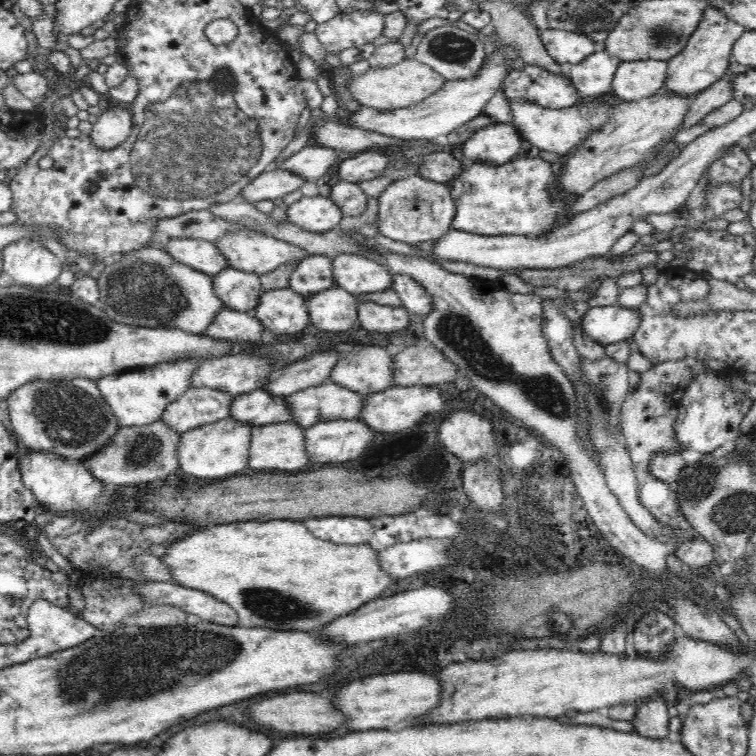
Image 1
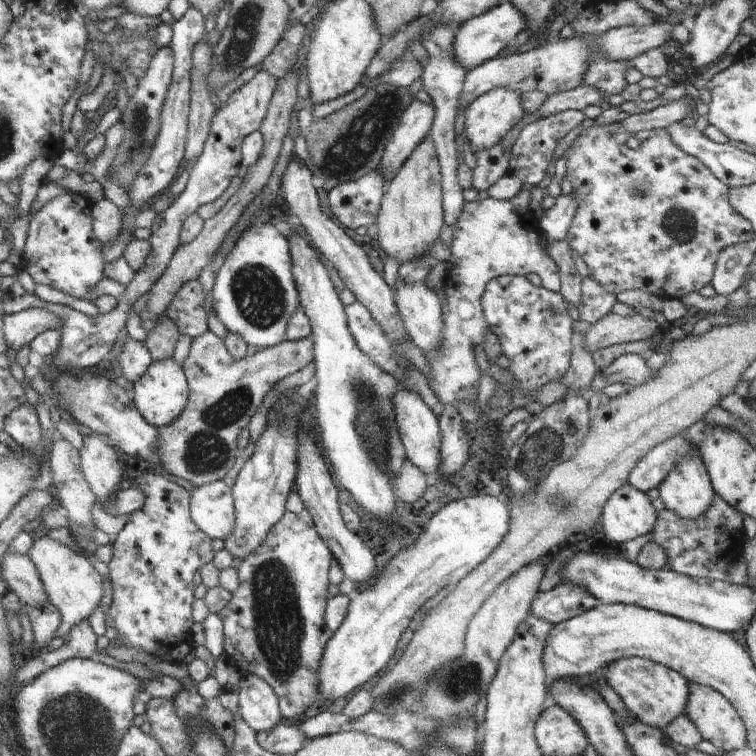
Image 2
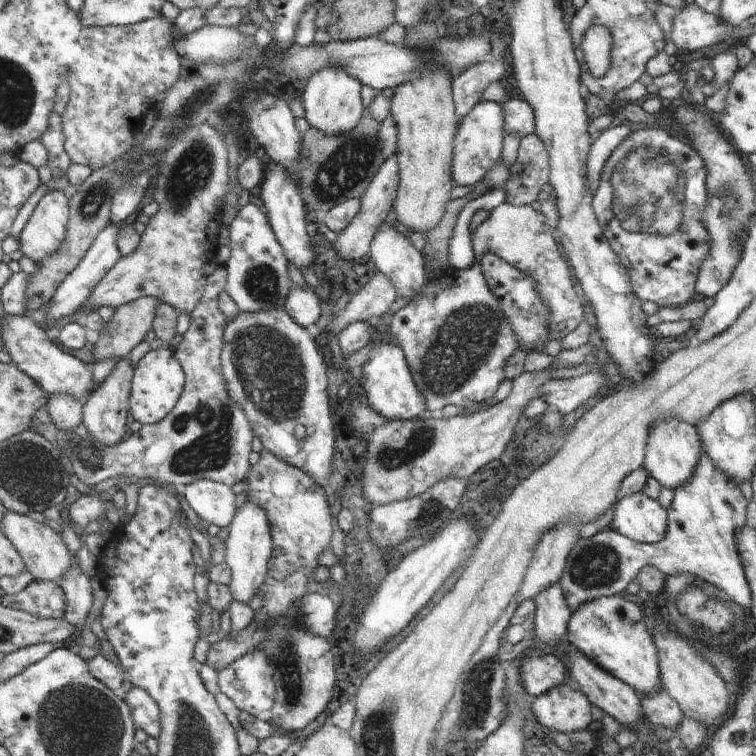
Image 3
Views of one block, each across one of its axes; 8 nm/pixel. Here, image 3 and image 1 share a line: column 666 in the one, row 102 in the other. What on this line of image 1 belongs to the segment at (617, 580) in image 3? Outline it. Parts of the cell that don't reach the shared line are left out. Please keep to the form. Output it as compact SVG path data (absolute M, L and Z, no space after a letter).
M534 64L510 70L503 80L503 95L509 102L521 98L524 102L557 110L568 108L582 99L570 78Z

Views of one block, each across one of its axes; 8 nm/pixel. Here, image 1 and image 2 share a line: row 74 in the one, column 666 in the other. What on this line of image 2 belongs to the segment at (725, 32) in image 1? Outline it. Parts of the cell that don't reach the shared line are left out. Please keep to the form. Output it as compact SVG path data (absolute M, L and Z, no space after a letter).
M622 658L608 662L599 673L604 674L606 683L618 694L634 718L646 726L662 730L666 724L686 712L689 681L662 664L648 658Z

